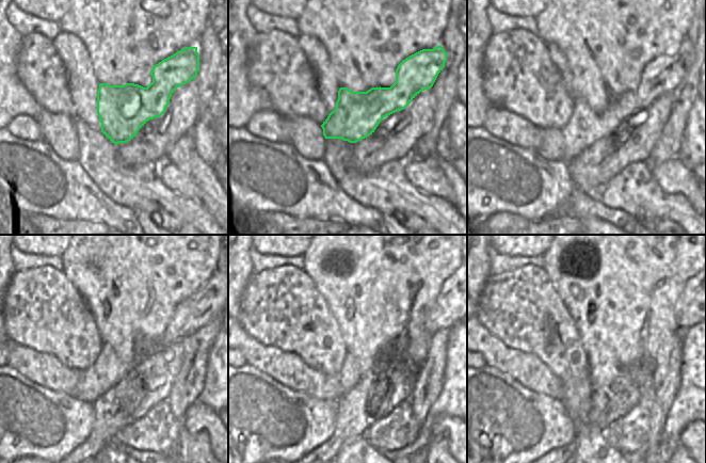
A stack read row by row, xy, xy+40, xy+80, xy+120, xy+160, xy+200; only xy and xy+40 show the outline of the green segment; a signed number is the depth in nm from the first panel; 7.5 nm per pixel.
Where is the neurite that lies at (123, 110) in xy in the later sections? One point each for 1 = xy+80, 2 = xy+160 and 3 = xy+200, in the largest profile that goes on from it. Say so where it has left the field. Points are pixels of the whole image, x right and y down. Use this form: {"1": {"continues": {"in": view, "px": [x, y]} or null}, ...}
{"1": {"continues": {"in": "xy+80", "px": [660, 76]}}, "2": {"continues": {"in": "xy+160", "px": [445, 313]}}, "3": {"continues": {"in": "xy+200", "px": [684, 308]}}}

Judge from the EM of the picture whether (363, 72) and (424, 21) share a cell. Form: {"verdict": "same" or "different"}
{"verdict": "same"}

